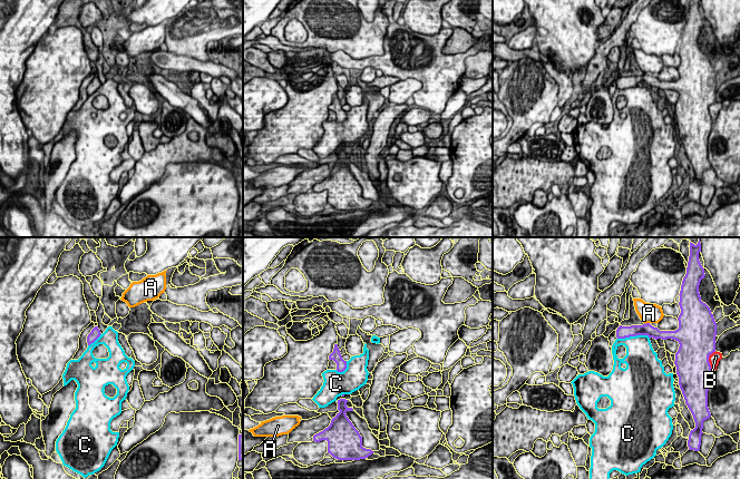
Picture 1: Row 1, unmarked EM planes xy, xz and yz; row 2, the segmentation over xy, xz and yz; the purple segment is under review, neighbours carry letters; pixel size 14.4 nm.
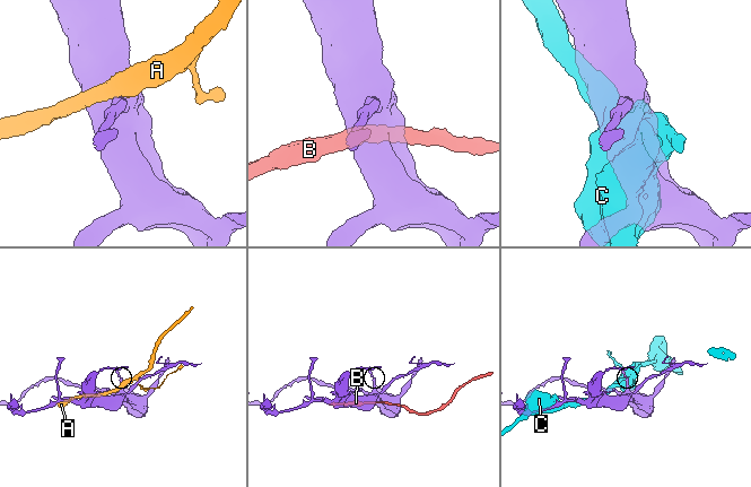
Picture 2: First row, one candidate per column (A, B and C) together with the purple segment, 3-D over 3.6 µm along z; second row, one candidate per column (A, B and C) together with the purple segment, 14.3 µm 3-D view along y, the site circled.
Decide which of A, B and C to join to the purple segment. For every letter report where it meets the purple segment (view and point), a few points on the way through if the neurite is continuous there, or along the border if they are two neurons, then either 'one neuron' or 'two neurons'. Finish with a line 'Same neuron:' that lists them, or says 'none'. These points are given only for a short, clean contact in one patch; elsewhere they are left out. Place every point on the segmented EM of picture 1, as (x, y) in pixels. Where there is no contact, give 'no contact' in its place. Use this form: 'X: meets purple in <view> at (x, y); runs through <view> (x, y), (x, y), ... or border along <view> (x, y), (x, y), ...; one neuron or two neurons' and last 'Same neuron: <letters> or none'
A: meets purple in yz at (646, 323); border along yz (644, 322), (649, 323); two neurons
B: meets purple in yz at (708, 360); two neurons
C: meets purple in yz at (633, 335); two neurons
Same neuron: none

